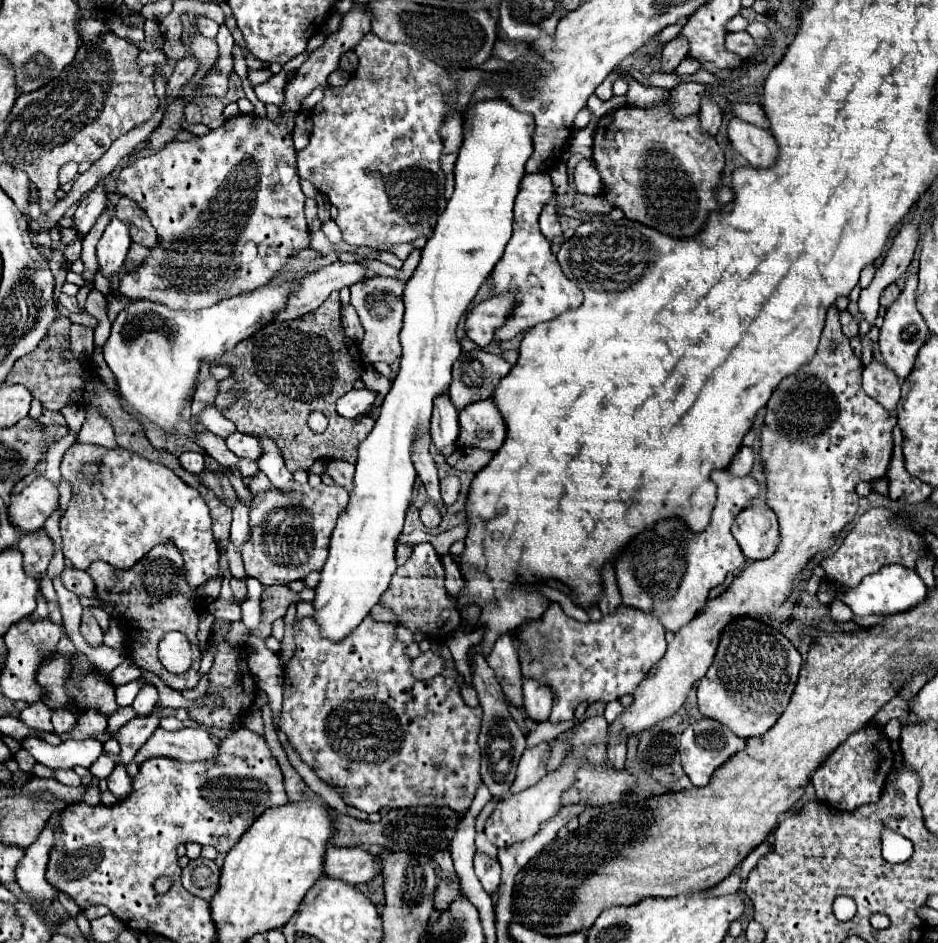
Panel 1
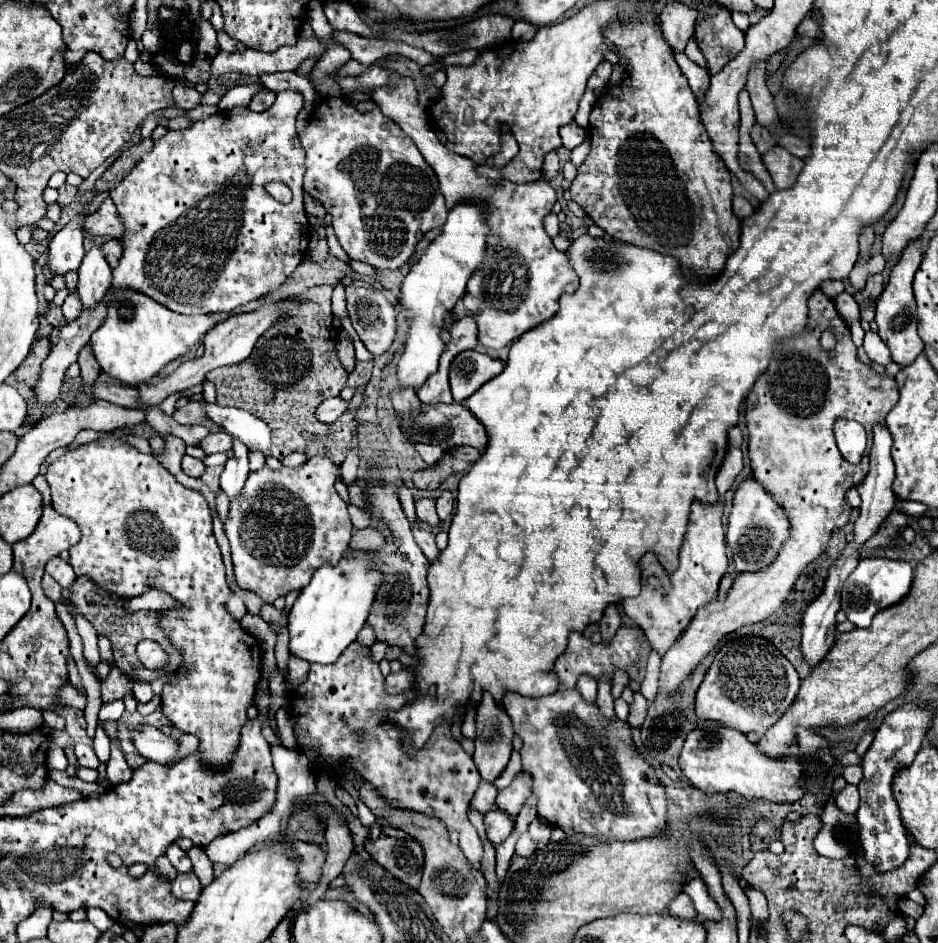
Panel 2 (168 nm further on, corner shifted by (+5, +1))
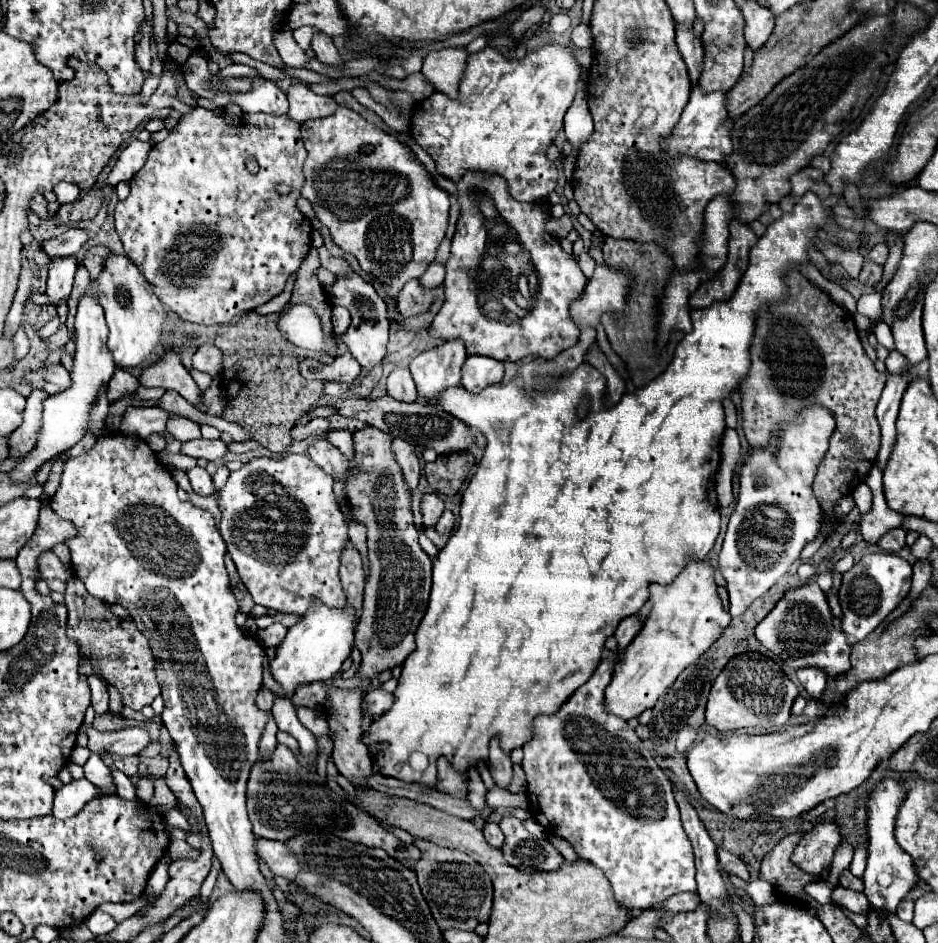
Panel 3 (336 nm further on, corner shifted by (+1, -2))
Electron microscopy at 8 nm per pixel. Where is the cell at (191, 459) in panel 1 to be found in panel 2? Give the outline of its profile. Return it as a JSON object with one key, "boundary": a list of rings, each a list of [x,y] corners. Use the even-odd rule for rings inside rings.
{"boundary":[[[184,455],[184,459],[182,459],[182,471],[186,475],[190,475],[190,477],[200,477],[202,471],[204,471],[204,463],[200,459]]]}

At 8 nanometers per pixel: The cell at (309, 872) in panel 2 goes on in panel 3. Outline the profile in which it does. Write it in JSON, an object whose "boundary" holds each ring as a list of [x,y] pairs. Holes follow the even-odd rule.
{"boundary":[[[256,840],[256,856],[266,862],[266,866],[272,870],[272,874],[286,876],[288,880],[294,880],[294,874],[298,874],[298,860],[294,854],[286,850],[282,842],[274,840]]]}

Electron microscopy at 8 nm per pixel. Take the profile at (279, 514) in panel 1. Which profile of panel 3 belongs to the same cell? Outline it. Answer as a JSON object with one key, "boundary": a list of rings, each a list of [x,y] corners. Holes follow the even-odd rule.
{"boundary":[[[273,454],[248,460],[240,470],[230,472],[218,492],[222,512],[220,534],[238,568],[240,580],[254,604],[276,612],[306,614],[312,600],[320,598],[326,606],[344,606],[346,594],[340,586],[340,552],[348,540],[348,526],[332,492],[334,480],[304,454]]]}

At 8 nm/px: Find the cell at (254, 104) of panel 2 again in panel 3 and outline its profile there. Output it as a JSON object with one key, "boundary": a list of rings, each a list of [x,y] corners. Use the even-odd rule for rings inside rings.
{"boundary":[[[194,54],[188,58],[182,70],[184,70],[186,86],[192,90],[192,94],[196,94],[198,98],[210,100],[214,106],[226,108],[228,104],[238,104],[244,112],[264,112],[264,114],[274,114],[274,116],[282,116],[288,112],[286,94],[278,88],[274,80],[262,78],[256,68],[250,68],[244,64],[230,64],[218,74],[210,74],[206,66],[206,58],[200,54]]]}

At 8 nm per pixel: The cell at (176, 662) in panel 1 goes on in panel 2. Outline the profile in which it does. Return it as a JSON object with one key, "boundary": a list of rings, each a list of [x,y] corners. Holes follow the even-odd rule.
{"boundary":[[[150,639],[138,643],[136,654],[139,661],[148,669],[162,669],[168,663],[168,653],[164,651],[164,647]]]}

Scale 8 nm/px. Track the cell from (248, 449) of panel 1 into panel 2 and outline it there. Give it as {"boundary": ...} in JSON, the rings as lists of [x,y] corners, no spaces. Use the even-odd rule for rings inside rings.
{"boundary":[[[210,433],[206,437],[206,443],[202,443],[202,449],[206,453],[226,453],[232,451],[232,435],[230,433]]]}

